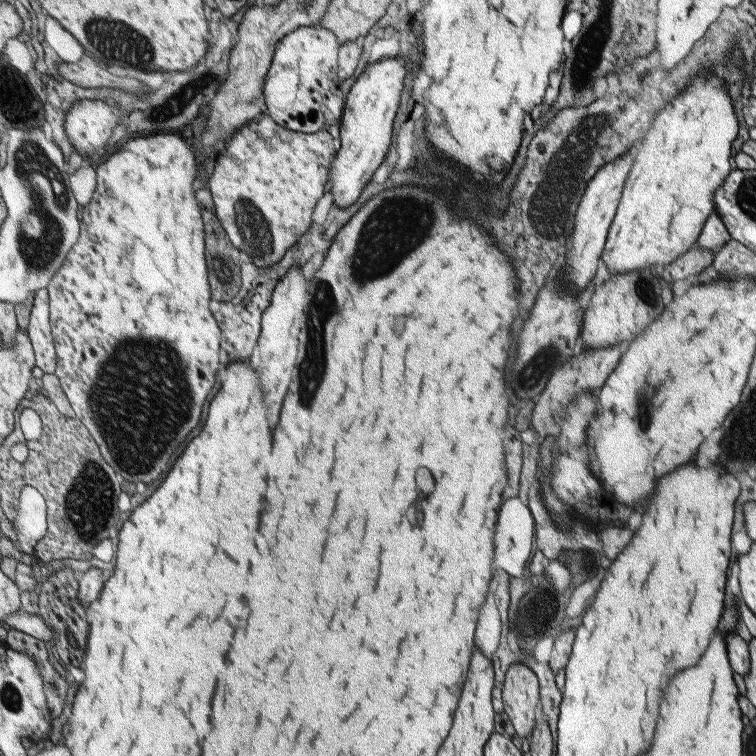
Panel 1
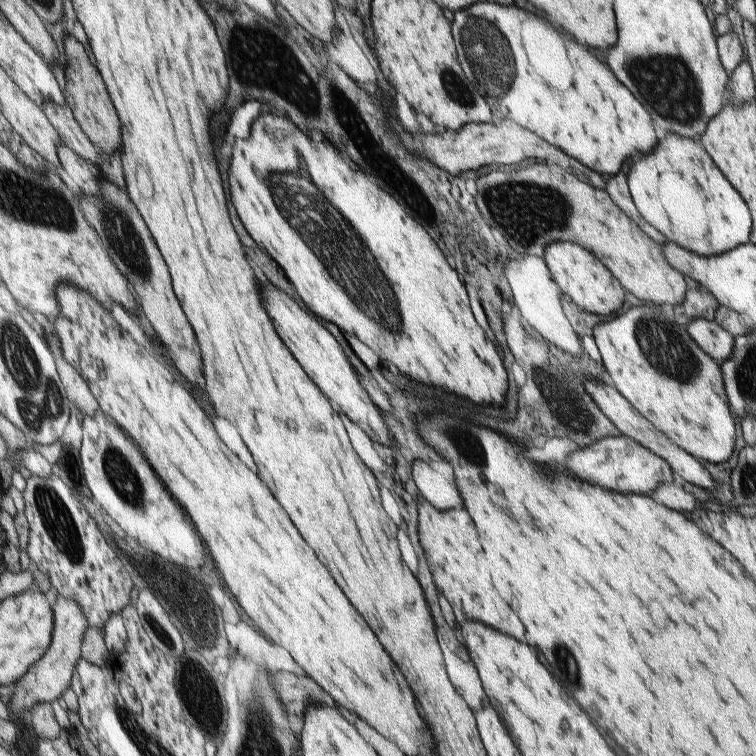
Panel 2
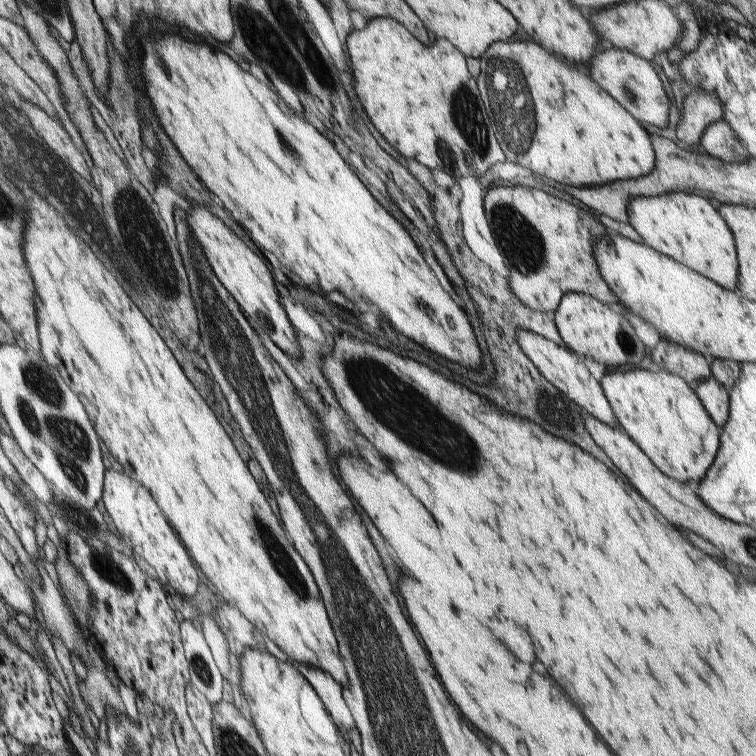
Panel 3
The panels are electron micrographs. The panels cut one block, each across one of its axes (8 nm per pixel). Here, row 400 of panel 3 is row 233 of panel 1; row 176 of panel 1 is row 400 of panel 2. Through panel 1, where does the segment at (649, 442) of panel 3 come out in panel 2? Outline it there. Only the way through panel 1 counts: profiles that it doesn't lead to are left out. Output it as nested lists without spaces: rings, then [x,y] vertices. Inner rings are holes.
[[[644,303],[633,307],[610,322],[594,327],[593,339],[599,348],[603,366],[606,367],[610,383],[633,404],[658,430],[674,444],[690,453],[696,460],[709,463],[725,463],[733,456],[734,442],[738,436],[732,410],[729,408],[725,381],[716,362],[704,352],[697,341],[689,335],[688,328],[674,321],[671,306]]]

